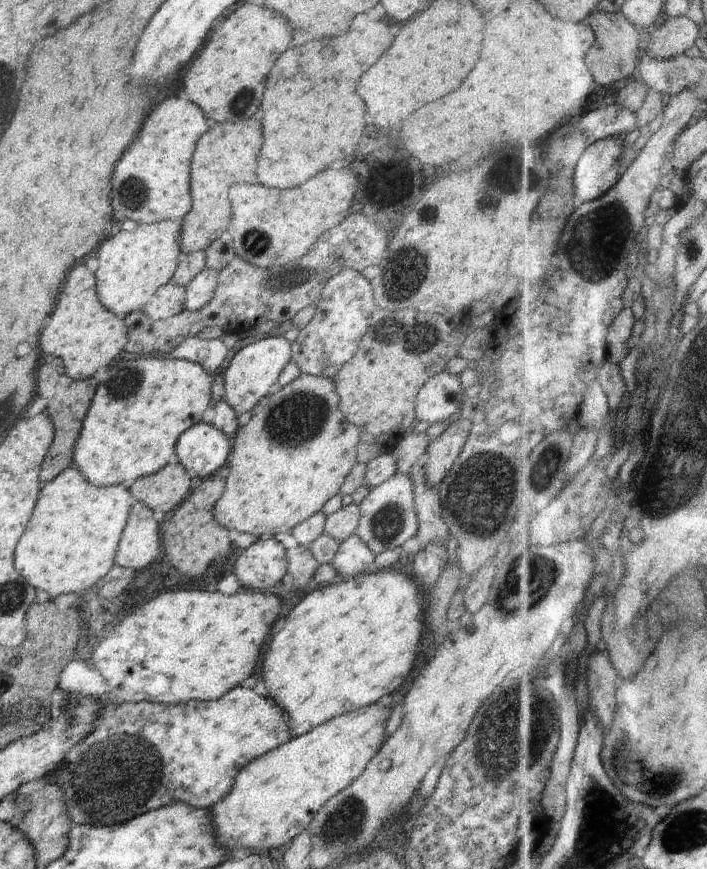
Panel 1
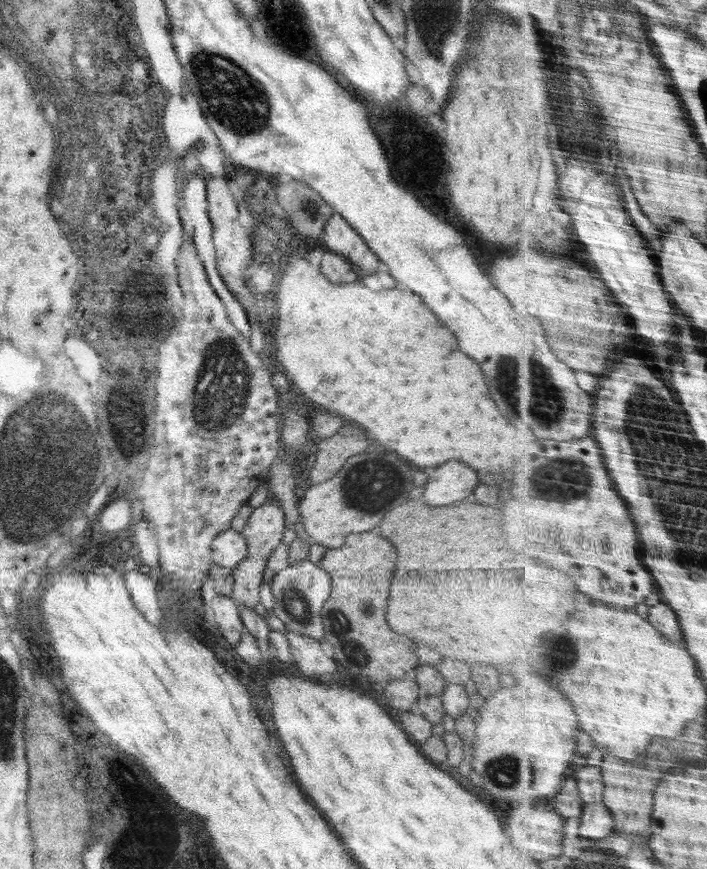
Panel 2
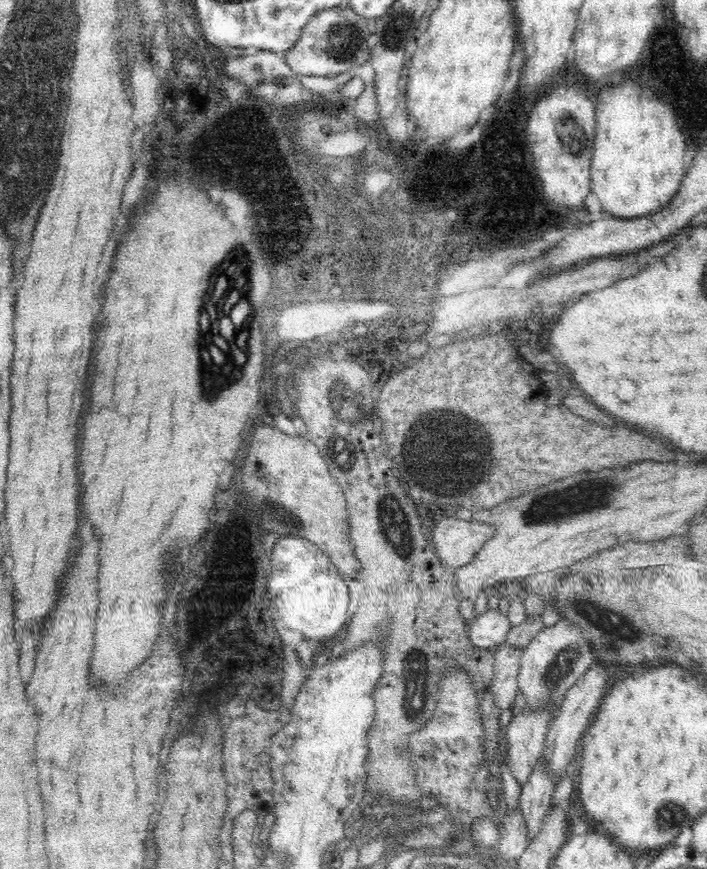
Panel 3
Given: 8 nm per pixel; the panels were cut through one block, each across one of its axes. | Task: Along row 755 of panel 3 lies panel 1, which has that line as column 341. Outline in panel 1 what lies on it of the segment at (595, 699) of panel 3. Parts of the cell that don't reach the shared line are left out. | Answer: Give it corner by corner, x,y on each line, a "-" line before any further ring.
352,535
343,540
331,564
343,578
367,574
375,562
375,554
358,538

